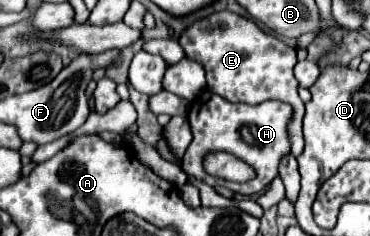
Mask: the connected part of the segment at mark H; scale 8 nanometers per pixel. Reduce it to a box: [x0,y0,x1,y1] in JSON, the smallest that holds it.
[183,89,293,195]

